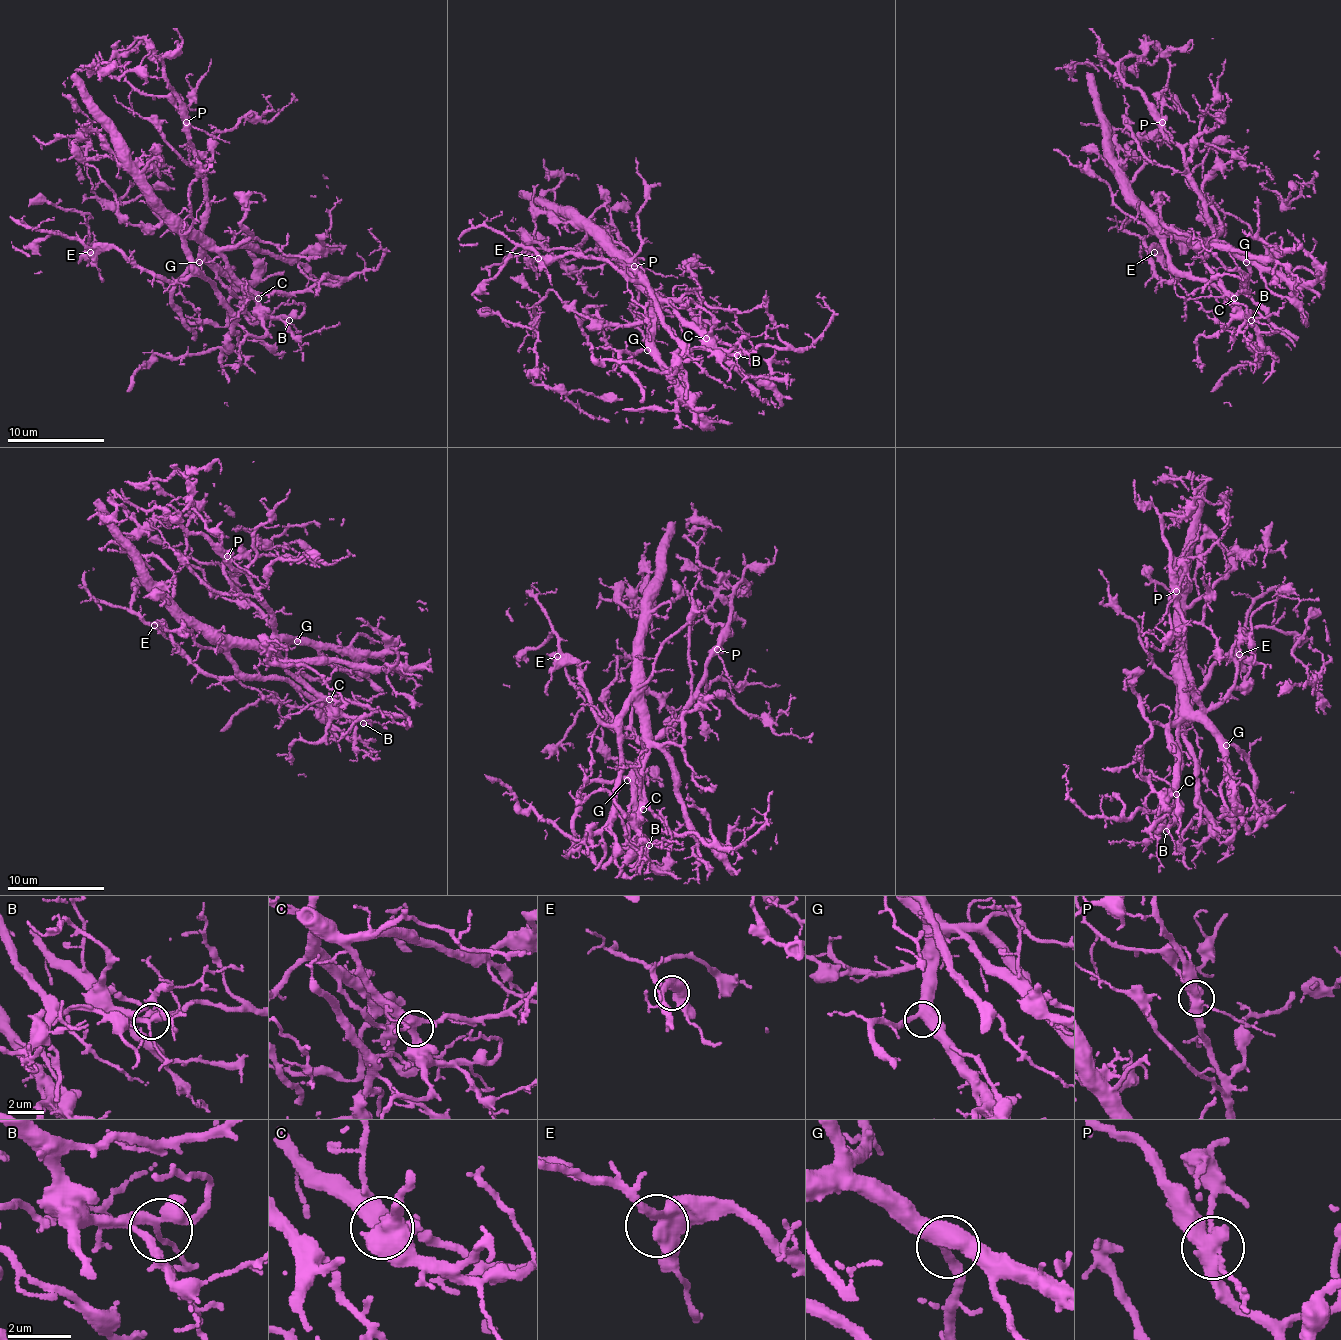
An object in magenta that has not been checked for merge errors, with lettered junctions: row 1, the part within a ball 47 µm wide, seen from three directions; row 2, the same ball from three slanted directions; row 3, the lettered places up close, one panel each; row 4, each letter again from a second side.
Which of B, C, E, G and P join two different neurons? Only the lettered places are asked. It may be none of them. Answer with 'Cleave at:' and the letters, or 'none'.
Cleave at: P

